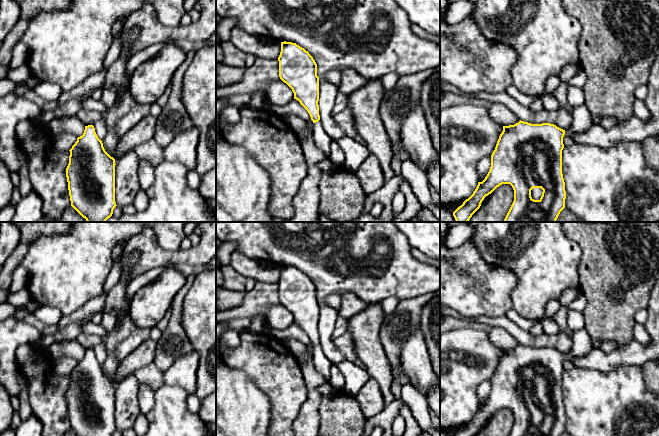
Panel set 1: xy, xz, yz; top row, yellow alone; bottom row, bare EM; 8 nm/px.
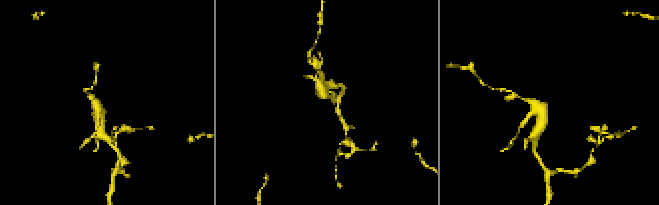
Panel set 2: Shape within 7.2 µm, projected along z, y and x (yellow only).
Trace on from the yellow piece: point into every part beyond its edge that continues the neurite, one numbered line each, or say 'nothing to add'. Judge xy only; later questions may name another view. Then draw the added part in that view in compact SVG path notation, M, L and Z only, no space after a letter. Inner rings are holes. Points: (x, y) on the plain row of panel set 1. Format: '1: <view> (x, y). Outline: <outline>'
nothing to add

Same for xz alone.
1: xz (322, 364). Outline: M320 344L316 347L313 347L312 358L315 370L325 378L326 382L329 382L332 363L325 356Z

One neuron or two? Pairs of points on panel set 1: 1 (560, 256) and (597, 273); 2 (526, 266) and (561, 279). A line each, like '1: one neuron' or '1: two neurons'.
1: two neurons
2: one neuron

